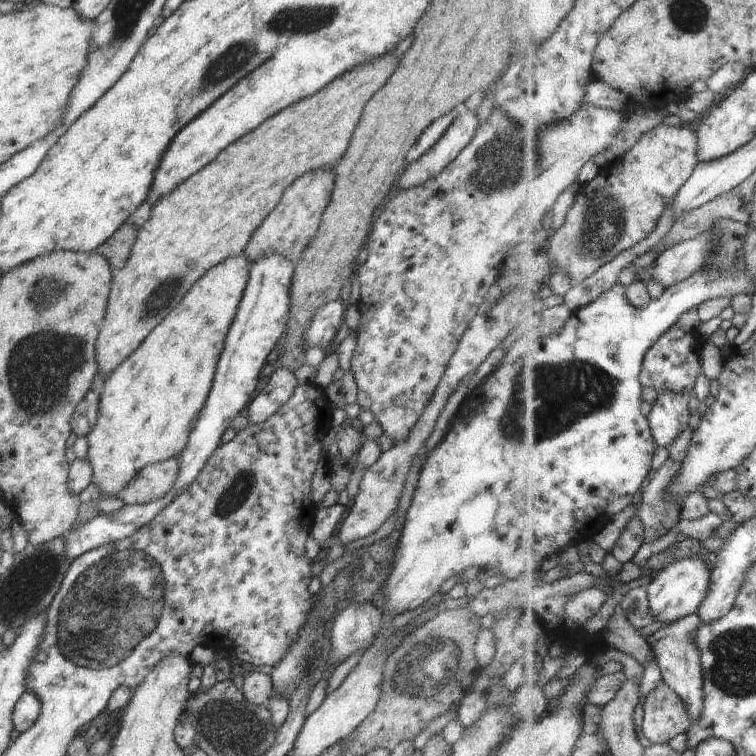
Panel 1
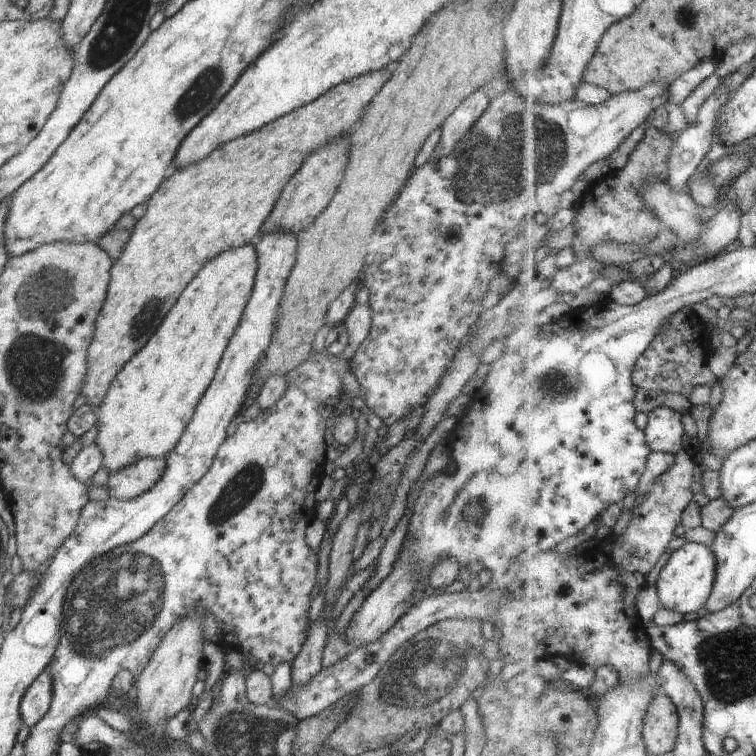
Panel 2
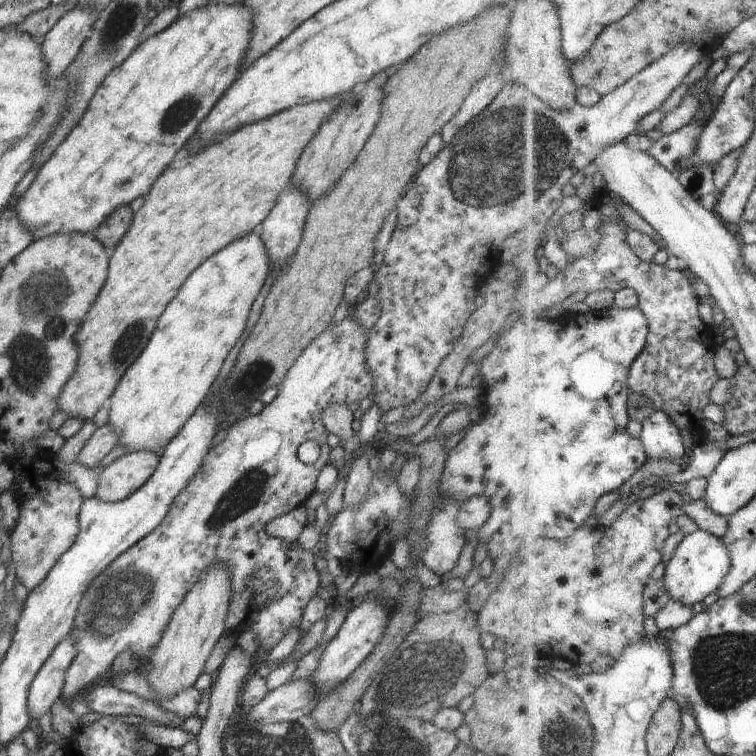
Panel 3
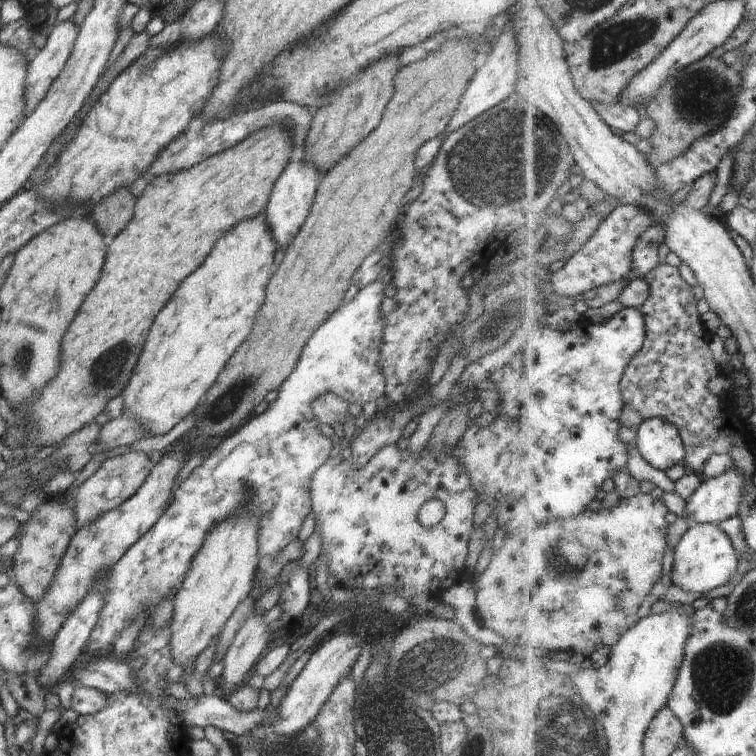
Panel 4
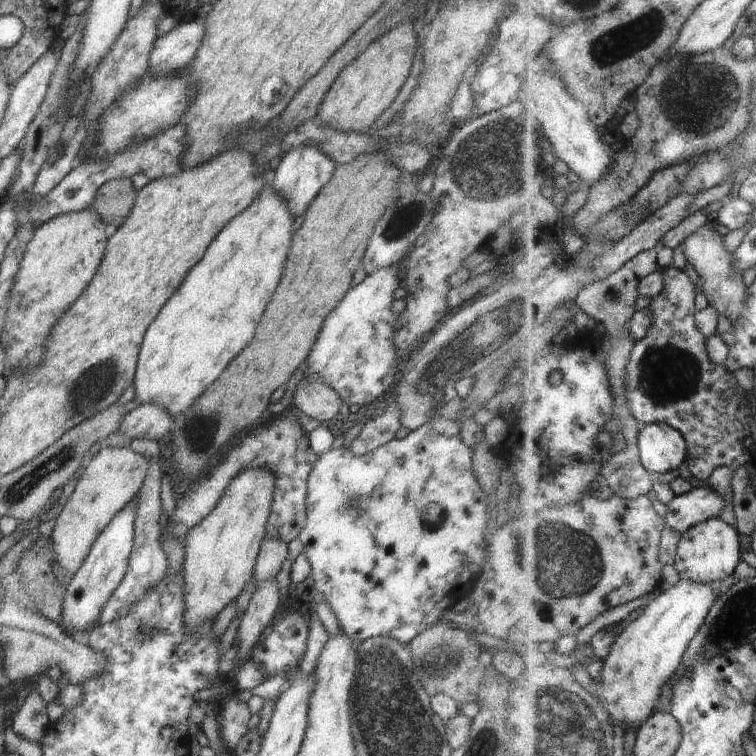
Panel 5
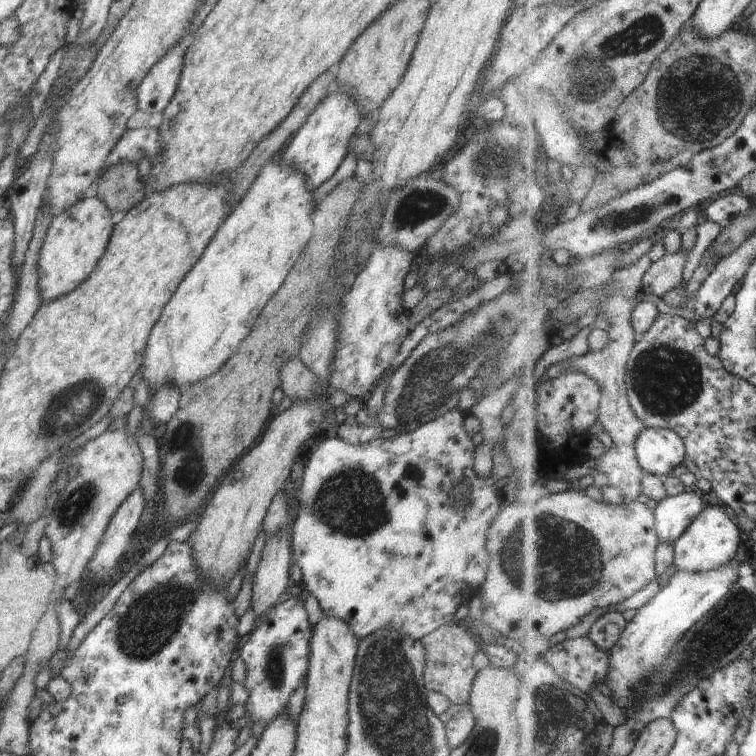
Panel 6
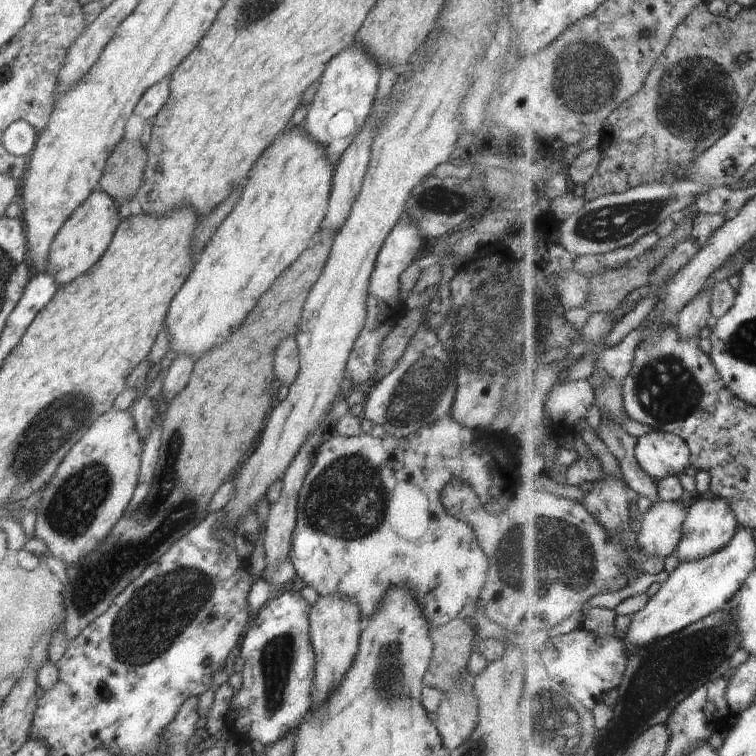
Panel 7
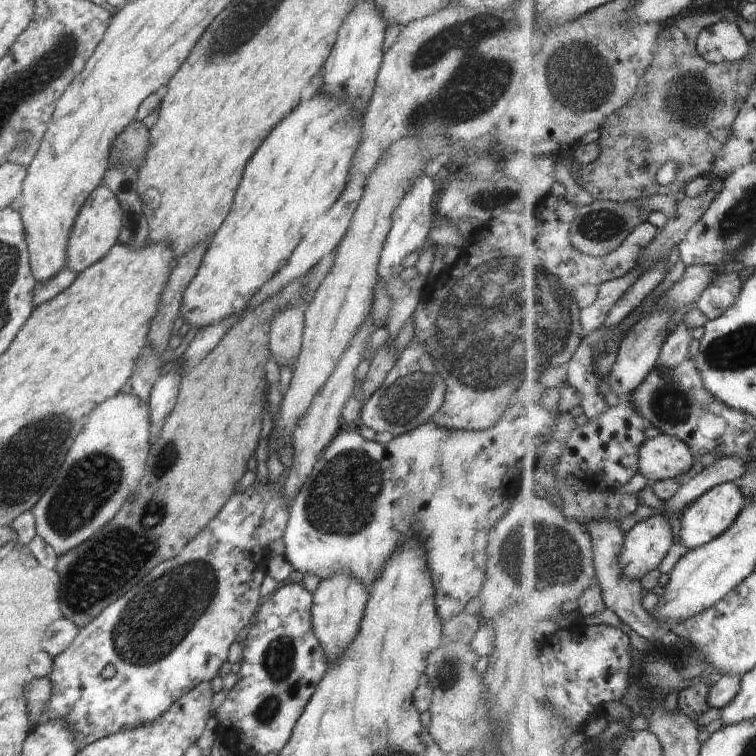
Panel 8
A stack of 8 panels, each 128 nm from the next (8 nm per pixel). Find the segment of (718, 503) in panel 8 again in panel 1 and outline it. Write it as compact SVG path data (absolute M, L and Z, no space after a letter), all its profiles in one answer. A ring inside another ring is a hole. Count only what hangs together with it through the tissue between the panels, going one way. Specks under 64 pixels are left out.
M684 558L662 570L660 574L652 579L647 588L650 608L653 608L654 616L658 622L675 623L690 614L696 614L702 608L702 604L708 598L712 574L708 564L702 558Z

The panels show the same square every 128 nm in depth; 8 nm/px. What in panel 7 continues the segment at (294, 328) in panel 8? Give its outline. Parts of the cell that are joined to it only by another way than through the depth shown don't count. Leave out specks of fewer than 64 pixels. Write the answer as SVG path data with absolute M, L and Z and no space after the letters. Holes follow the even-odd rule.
M295 336L284 338L274 353L274 374L283 386L292 386L300 370L299 346Z

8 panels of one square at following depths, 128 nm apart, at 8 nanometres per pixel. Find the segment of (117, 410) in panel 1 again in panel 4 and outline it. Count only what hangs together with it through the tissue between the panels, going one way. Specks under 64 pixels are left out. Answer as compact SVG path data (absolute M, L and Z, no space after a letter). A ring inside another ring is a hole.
M265 214L244 220L231 228L216 242L208 258L182 282L170 302L154 318L148 331L146 344L140 353L128 384L122 390L122 416L140 418L146 428L146 438L167 434L176 424L182 422L195 410L206 390L216 382L218 374L226 366L228 358L238 350L238 346L250 336L254 320L266 298L266 284L270 280L274 264L276 242L268 228Z

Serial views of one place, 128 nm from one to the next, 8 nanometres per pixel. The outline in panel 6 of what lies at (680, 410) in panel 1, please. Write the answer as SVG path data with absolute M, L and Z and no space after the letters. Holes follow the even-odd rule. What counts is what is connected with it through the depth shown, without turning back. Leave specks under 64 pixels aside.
M647 427L637 440L637 454L644 470L667 478L686 462L687 444L677 430Z

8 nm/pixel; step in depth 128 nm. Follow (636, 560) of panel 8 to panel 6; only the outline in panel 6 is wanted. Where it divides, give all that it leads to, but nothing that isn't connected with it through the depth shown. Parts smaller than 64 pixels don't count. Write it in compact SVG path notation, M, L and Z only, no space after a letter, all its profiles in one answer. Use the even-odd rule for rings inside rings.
M683 492L680 495L669 496L658 503L656 512L656 528L662 538L662 542L675 544L675 542L698 520L700 514L704 514L708 508L712 508L710 500L705 501L701 494L695 492Z

